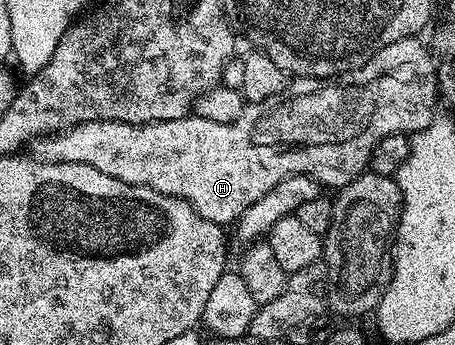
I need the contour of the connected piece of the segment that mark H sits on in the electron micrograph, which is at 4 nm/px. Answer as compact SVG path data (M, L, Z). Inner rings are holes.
M411 37L396 41L386 48L380 49L375 55L358 70L349 73L339 73L329 81L316 78L295 78L287 82L284 93L276 93L276 97L268 97L268 101L260 101L246 105L240 117L230 124L221 124L217 121L204 120L193 113L185 119L176 121L160 121L159 123L121 123L120 121L88 121L75 127L69 127L66 131L60 131L56 135L44 135L41 139L35 139L29 144L28 151L35 159L41 159L46 163L83 163L92 165L92 169L100 169L100 173L108 173L108 177L116 177L120 181L128 181L132 185L144 185L156 189L160 193L175 195L177 199L188 201L200 213L202 217L223 225L233 224L239 216L248 209L248 205L256 205L272 185L284 181L290 175L307 175L317 181L323 188L337 189L348 185L357 175L367 170L372 149L383 137L389 137L392 133L404 133L411 136L415 131L424 129L430 124L432 112L430 112L430 91L432 95L432 67L430 71L431 48L421 43L421 38Z

